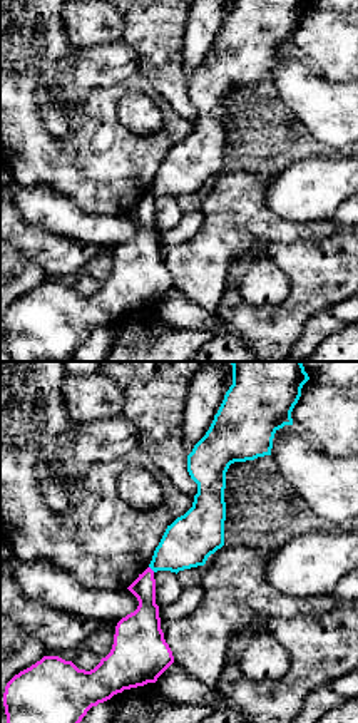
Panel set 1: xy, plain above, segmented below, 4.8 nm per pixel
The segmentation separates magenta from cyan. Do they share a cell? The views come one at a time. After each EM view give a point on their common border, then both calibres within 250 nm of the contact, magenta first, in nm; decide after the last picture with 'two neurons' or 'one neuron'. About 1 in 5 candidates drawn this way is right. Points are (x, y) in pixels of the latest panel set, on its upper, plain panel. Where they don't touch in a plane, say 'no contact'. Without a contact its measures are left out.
meets magenta at (151, 194); 140 nm thick on the magenta side, 240 nm on the other

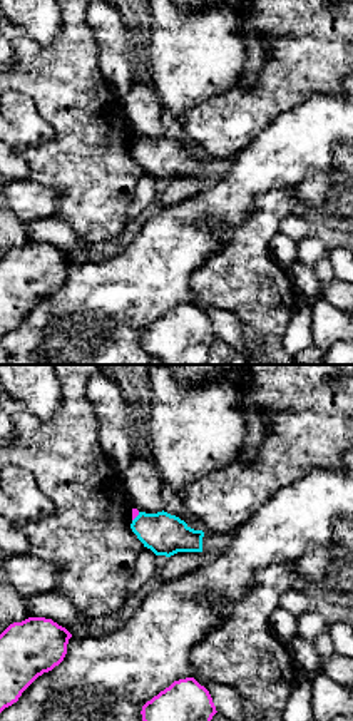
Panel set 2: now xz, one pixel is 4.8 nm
meets magenta at (136, 141); 30 nm thick on the magenta side, 200 nm on the other

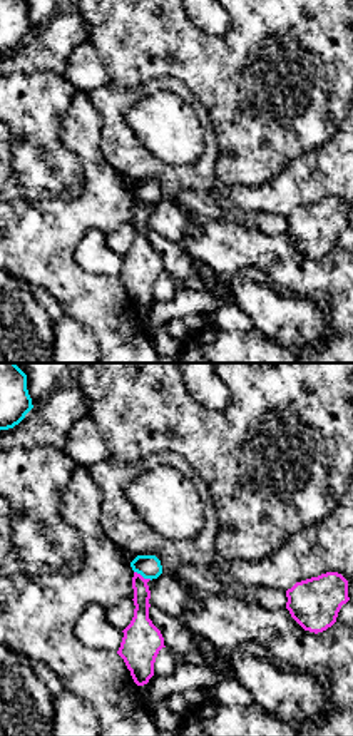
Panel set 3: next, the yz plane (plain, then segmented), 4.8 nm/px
meets magenta at (141, 201); 120 nm thick on the magenta side, 110 nm on the other

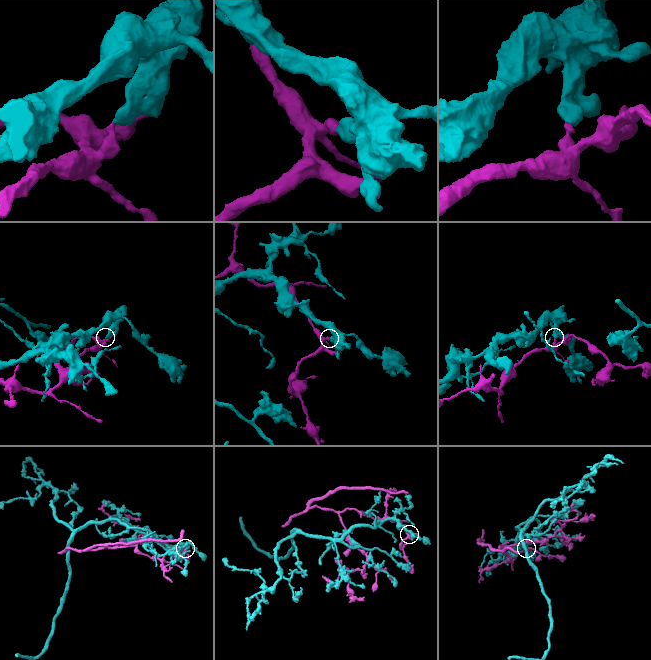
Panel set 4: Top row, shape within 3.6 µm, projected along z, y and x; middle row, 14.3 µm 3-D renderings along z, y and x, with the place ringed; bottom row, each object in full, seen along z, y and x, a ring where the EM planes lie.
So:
two neurons

